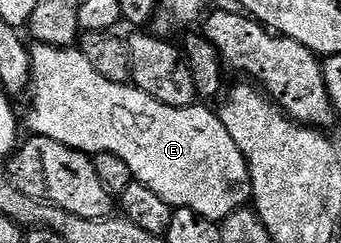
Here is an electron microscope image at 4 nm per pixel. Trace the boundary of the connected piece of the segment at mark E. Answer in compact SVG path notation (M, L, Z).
M40 43L34 47L30 49L31 113L27 116L27 124L34 135L53 138L53 142L61 142L61 146L85 152L92 158L102 152L115 154L121 162L125 162L125 166L129 166L134 183L149 186L153 194L165 198L172 210L188 208L201 214L201 218L222 222L251 200L247 163L241 150L237 150L237 142L229 138L229 130L225 130L218 111L211 109L210 112L200 106L165 106L130 83L109 82L109 78L101 78L101 74L93 70L89 58L85 58L78 47L54 48Z

